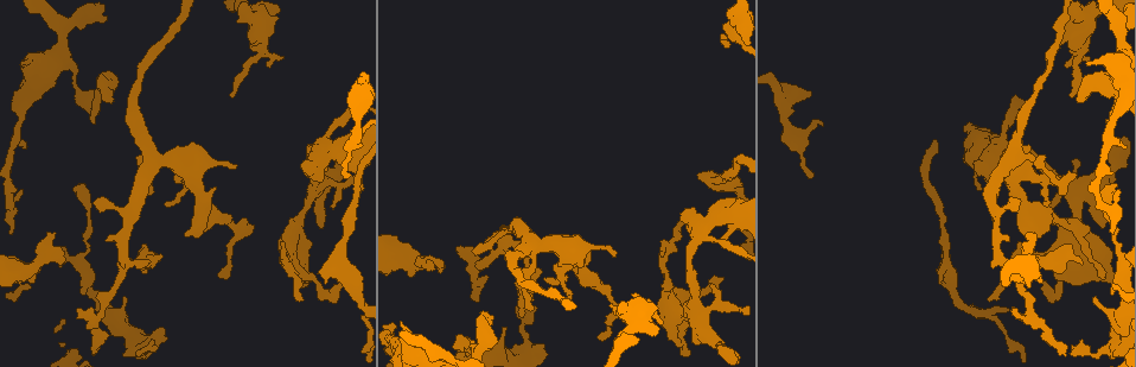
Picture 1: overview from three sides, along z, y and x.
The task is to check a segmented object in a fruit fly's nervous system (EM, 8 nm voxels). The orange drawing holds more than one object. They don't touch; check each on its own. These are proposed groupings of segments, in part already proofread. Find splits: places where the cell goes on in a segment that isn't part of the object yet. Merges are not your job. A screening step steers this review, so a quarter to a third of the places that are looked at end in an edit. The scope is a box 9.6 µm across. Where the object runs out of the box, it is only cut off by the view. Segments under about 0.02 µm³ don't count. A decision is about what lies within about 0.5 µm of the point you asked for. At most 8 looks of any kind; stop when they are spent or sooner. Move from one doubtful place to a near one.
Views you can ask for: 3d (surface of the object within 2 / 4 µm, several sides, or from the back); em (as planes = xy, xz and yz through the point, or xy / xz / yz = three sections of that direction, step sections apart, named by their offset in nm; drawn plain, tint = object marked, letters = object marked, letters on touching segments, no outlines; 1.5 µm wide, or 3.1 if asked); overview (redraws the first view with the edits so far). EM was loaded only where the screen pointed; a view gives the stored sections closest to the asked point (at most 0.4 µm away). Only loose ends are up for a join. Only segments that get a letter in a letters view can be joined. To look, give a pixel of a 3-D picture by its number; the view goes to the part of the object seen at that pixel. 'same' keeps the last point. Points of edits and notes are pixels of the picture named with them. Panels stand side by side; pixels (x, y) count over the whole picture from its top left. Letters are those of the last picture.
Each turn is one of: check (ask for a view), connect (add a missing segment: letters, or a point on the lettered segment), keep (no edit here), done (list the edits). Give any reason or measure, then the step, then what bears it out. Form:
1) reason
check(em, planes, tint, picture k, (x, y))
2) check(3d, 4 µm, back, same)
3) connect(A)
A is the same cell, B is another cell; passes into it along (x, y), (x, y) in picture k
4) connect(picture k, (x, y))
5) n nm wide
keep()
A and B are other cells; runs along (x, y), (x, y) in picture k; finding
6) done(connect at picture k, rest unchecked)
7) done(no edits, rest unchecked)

thick end
check(3d, 4 µm, picture 1, (29, 281))

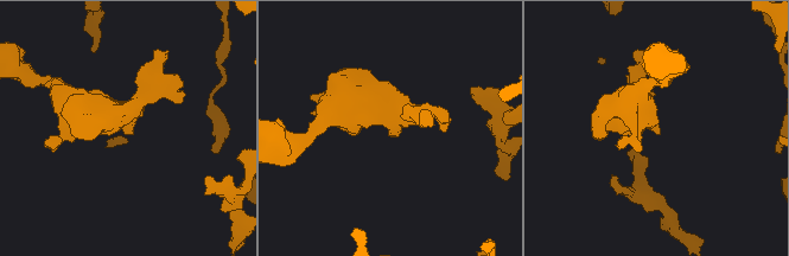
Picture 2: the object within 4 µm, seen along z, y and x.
arms of 260, 480 nm
check(em, planes, letters, picture 2, (122, 131))

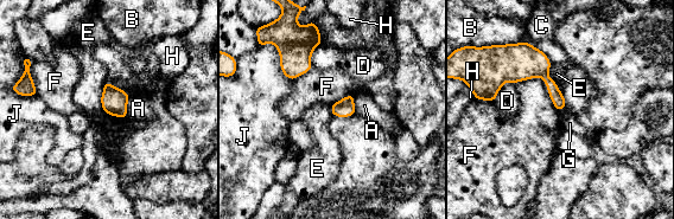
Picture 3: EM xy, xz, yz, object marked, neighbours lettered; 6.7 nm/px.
keep()
A, B, C, D, E, F, G, H and J are other cells; no lettered segment goes on from it

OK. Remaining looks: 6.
free end
check(em, planes, letters, picture 1, (705, 172))

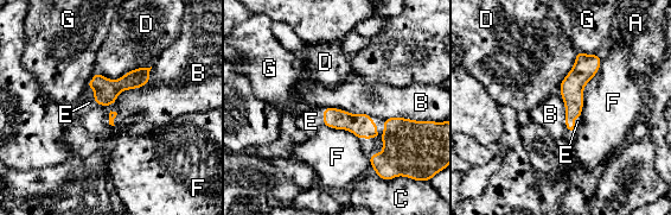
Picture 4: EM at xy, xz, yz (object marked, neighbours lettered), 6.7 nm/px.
connect(picture 4, (311, 121))
E is the same cell, A, B, C, D, F and G are other cells; the cell continues

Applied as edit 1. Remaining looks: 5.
free end
check(3d, 2 µm, picture 1, (727, 48))

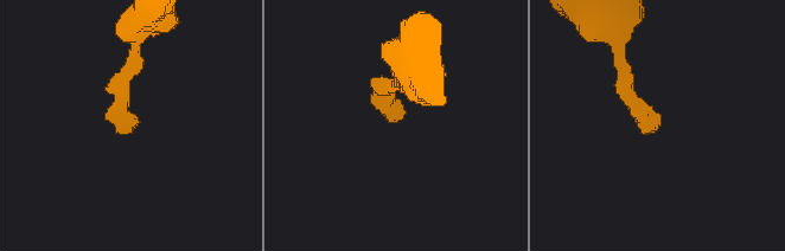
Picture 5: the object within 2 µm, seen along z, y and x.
check(em, planes, plain, picture 5, (129, 123))

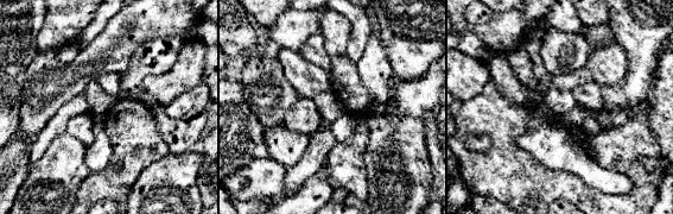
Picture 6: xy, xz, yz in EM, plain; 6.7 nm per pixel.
see the neighbours
check(em, planes, letters, same)

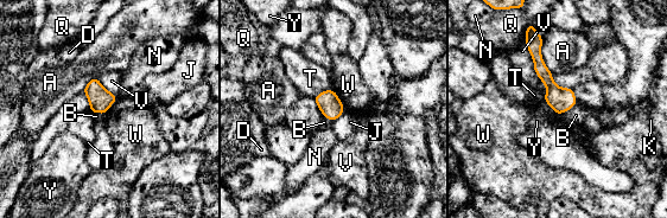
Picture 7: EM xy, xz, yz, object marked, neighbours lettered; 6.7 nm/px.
keep()
A, B, D, J, K, N, Q, T, V, W and Y are other cells; runs along (534, 36), (539, 66), (560, 110) in picture 7; no lettered segment goes on from it

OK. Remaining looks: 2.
done(connect at picture 4, rest unchecked)

